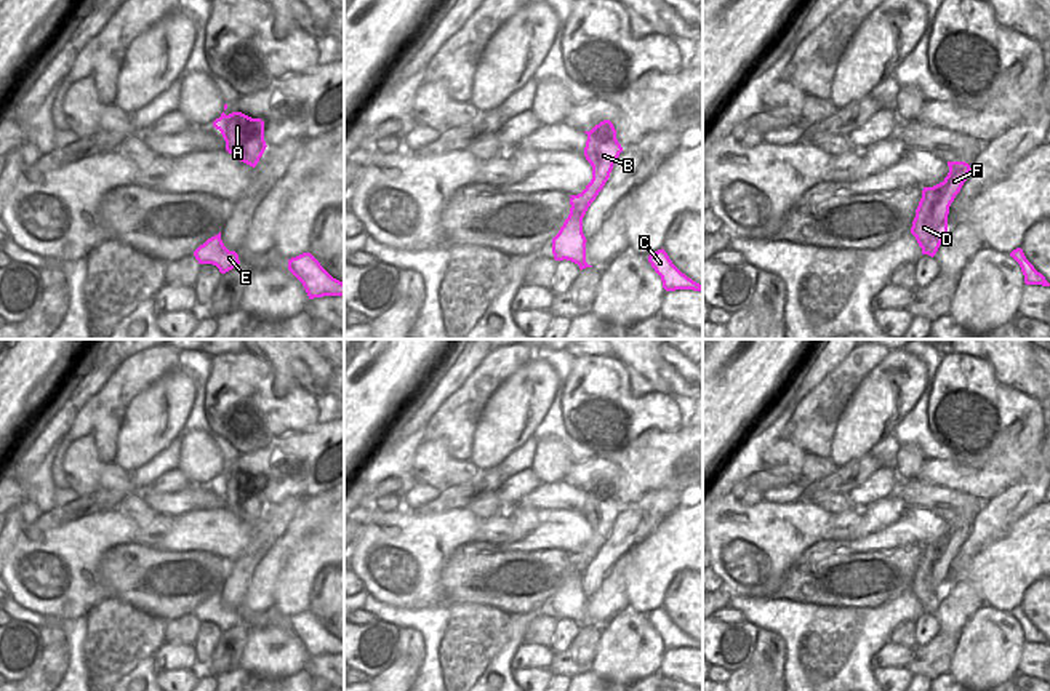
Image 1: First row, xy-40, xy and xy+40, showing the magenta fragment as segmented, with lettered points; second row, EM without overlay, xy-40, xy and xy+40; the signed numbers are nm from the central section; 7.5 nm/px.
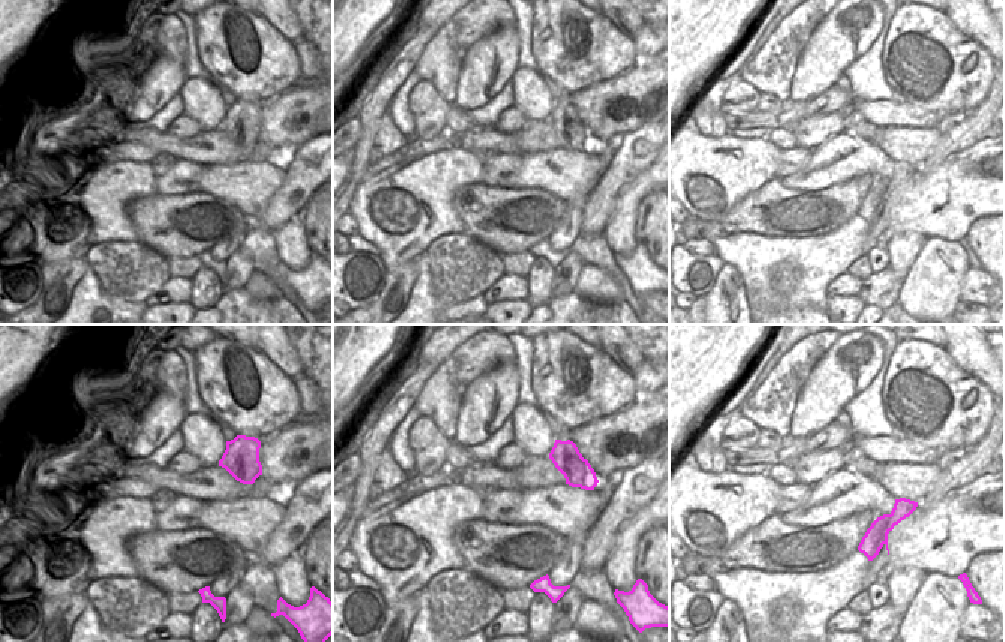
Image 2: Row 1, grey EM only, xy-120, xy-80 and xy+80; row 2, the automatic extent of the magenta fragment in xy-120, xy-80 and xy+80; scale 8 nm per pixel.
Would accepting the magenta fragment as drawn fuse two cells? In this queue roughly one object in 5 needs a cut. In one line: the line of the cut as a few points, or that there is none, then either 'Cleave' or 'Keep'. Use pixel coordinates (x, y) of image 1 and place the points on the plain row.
Split along xy+40 (935, 544), (935, 584), (945, 595). Cleave.

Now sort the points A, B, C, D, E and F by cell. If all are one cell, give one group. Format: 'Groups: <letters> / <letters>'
Groups: A B F / C D E.

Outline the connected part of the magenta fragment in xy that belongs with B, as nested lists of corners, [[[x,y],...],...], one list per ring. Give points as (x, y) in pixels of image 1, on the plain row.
[[[603,478],[591,489],[584,491],[587,493],[584,515],[592,525],[592,537],[581,552],[570,557],[570,563],[576,566],[576,573],[581,577],[603,547],[613,523],[623,510],[623,505],[616,497],[616,488],[610,478]]]

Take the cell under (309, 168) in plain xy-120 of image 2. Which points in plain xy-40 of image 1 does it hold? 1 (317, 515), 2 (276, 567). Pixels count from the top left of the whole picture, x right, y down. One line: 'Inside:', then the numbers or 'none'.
Inside: 1, 2

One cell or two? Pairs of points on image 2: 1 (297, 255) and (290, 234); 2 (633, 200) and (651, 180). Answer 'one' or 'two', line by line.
1: one
2: one

